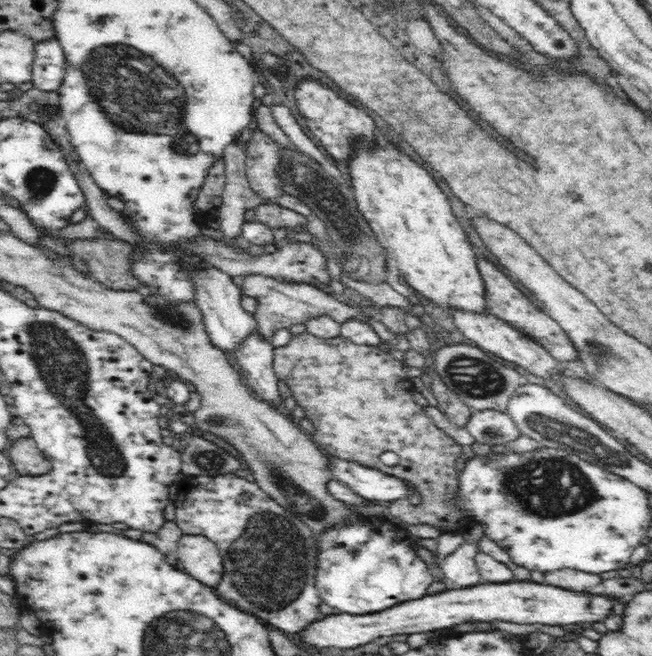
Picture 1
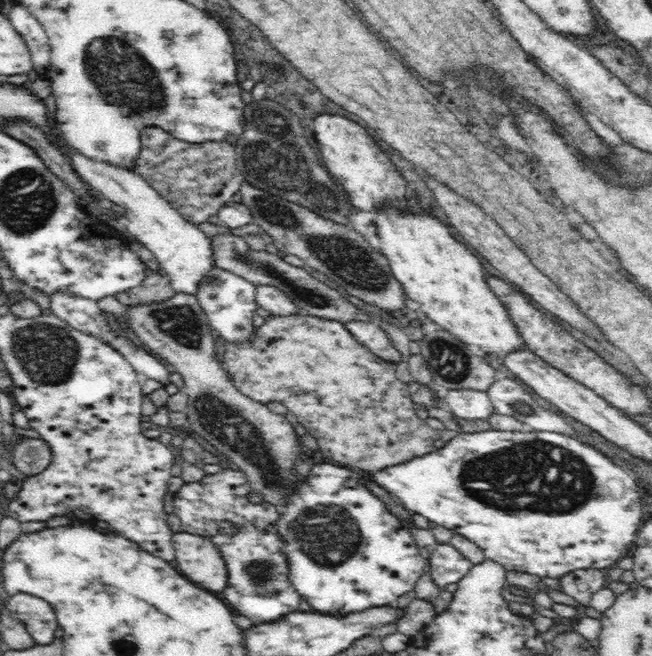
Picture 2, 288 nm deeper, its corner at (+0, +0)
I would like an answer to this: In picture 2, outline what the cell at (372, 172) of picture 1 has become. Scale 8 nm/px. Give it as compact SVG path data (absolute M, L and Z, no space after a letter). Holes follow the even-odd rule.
M390 208L378 216L382 254L386 254L394 278L402 284L412 306L422 310L430 320L442 326L468 346L476 346L482 356L504 358L510 352L524 350L516 324L500 298L488 286L488 274L482 264L458 244L446 224L428 216L402 216Z

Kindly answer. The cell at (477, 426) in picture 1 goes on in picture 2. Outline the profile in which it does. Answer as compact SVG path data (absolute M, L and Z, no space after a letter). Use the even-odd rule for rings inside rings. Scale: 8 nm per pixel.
M470 388L448 390L446 398L442 400L448 404L448 410L462 420L488 420L488 416L496 412L492 408L488 394L482 390L470 390Z

